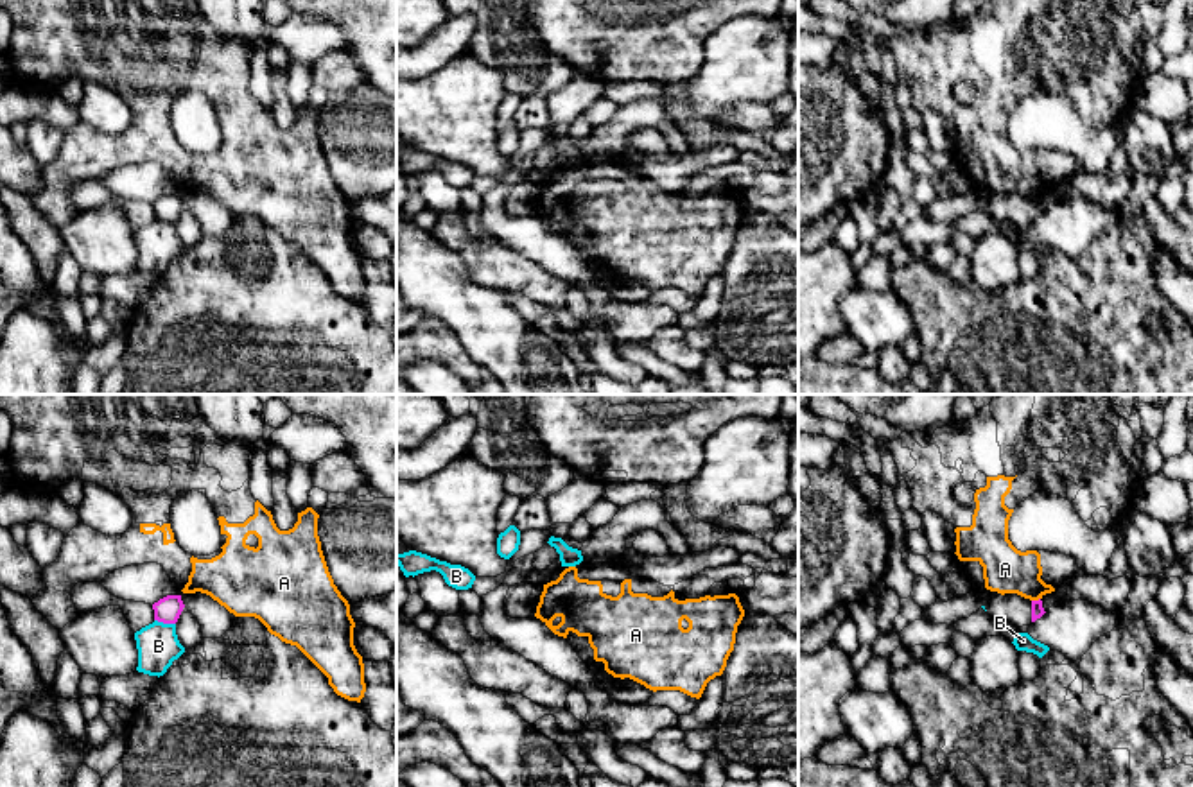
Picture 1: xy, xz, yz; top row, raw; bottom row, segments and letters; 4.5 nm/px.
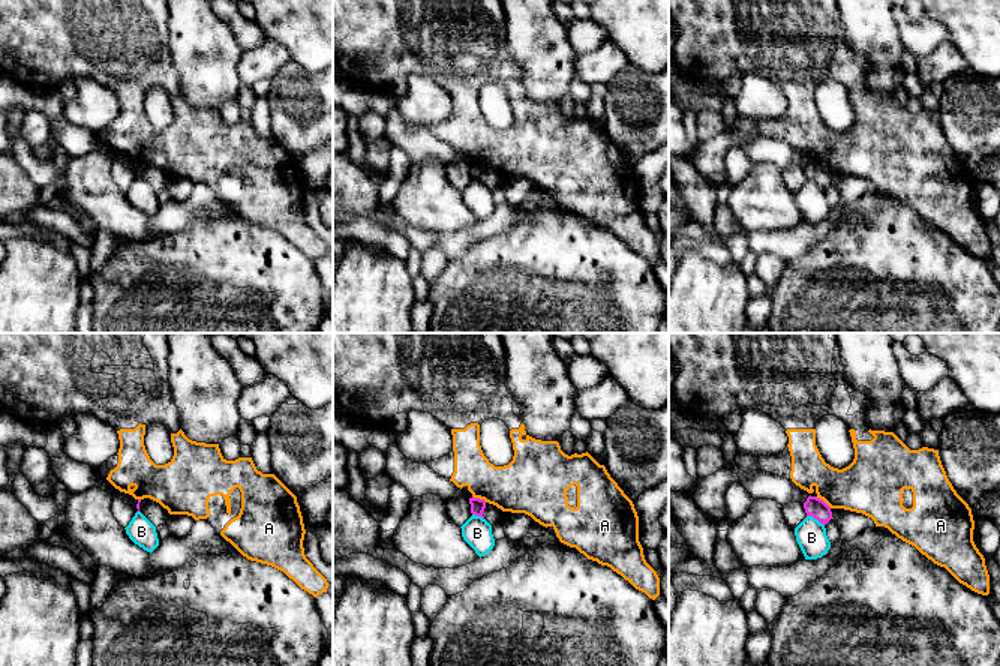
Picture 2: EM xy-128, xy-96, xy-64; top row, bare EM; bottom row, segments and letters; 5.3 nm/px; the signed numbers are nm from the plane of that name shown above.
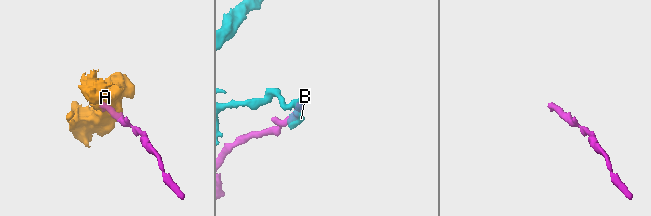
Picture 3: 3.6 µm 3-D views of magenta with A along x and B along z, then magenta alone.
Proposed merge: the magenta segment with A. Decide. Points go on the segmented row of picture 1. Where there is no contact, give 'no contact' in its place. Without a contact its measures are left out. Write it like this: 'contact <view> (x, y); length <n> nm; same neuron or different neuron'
contact yz (1036, 601); length 40 nm; different neuron

